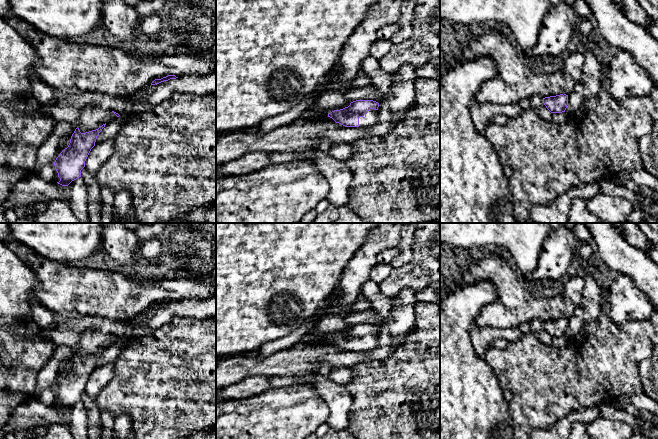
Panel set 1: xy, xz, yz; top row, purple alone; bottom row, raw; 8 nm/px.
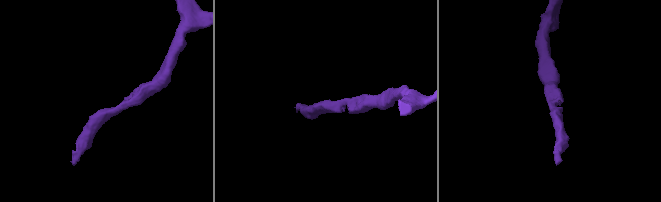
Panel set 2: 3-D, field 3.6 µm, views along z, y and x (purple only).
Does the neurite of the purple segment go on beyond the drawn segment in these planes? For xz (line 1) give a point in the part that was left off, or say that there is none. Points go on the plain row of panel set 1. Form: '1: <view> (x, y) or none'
1: xz (370, 344)

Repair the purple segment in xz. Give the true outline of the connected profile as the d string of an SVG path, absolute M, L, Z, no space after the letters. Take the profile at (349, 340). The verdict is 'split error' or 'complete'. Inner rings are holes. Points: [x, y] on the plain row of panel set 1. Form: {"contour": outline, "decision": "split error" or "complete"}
{"contour": "M356 324L348 331L328 338L336 347L345 351L371 352L377 348L379 327L373 324Z", "decision": "split error"}

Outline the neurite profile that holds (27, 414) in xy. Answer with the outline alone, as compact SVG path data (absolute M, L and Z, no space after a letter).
M19 400L11 411L8 422L16 431L27 431L38 426L64 424L70 426L68 410L48 406L38 400Z

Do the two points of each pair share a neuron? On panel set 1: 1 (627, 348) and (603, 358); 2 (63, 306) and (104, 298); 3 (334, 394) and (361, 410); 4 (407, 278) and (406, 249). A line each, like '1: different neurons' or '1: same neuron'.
1: same neuron
2: same neuron
3: different neurons
4: different neurons

